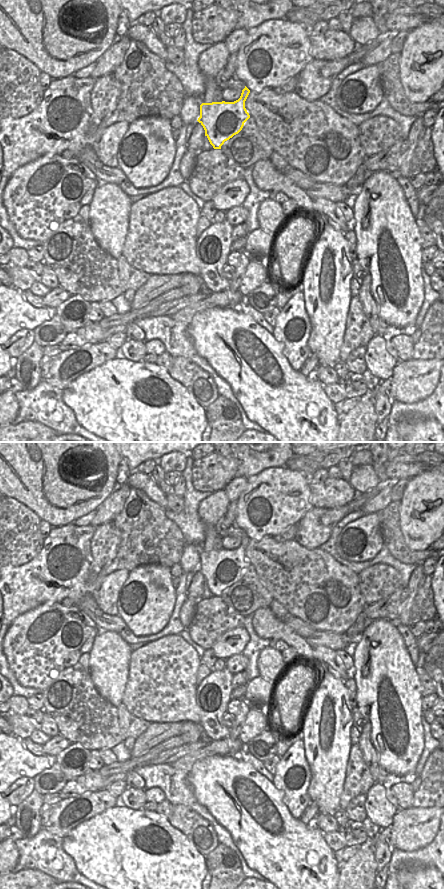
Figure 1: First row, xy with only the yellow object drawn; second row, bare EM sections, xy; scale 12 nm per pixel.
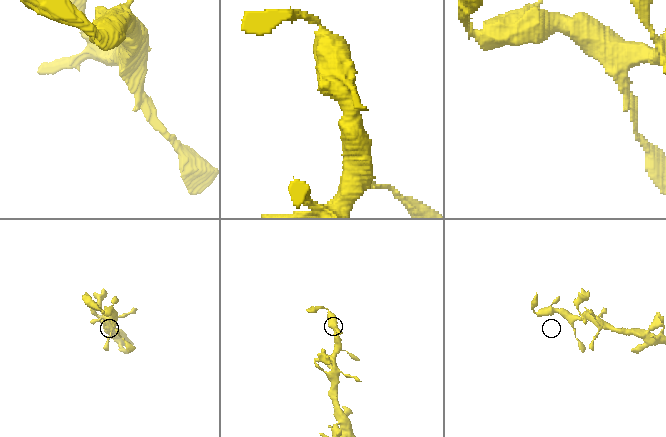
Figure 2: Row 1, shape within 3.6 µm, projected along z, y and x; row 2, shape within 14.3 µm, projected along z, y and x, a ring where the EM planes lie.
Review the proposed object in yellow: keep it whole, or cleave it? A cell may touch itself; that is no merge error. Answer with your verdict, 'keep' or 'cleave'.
keep

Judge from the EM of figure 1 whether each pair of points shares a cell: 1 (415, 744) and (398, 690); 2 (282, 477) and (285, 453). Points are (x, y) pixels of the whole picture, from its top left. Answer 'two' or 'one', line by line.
1: one
2: two

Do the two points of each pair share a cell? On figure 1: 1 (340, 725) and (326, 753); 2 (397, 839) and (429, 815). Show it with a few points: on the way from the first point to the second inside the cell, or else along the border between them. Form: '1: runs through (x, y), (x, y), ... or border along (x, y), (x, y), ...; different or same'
1: runs through (335, 732), (332, 746); same
2: runs through (405, 835), (421, 822); same

